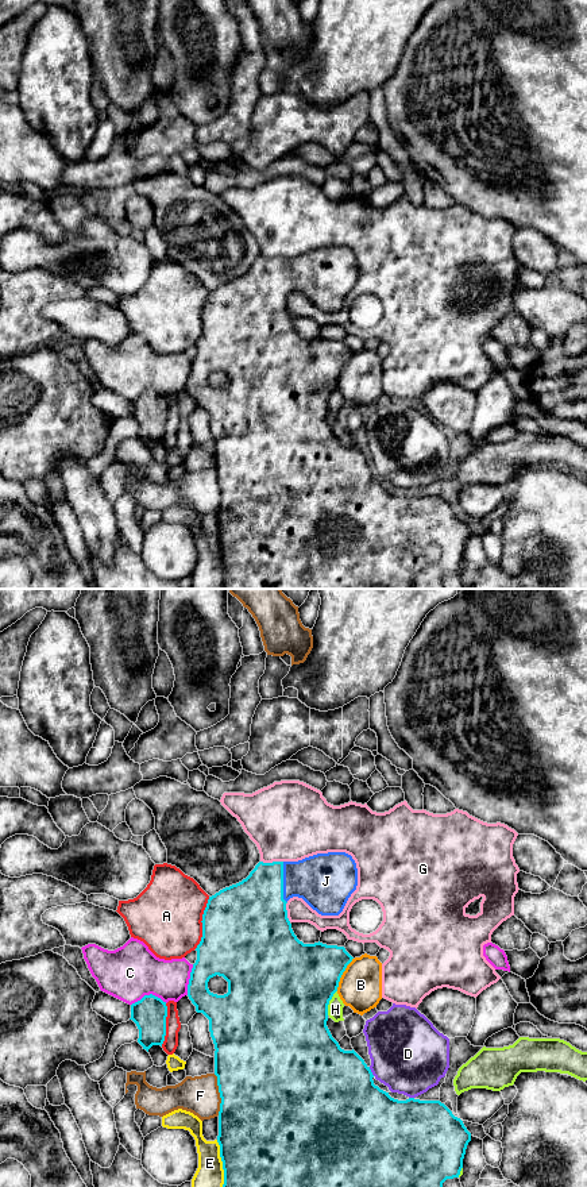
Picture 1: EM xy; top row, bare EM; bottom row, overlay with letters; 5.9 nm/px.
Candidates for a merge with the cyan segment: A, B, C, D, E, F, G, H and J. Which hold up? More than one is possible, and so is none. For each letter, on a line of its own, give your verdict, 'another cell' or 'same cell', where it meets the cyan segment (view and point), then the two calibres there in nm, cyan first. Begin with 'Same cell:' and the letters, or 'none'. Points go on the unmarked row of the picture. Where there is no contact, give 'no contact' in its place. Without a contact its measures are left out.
Same cell: J
A: another cell; meets cyan in xy at (201, 316); 500 nm thick on the cyan side, 420 nm on the other
B: another cell; meets cyan in xy at (342, 369); 420 nm thick on the cyan side, 260 nm on the other
C: another cell; meets cyan in xy at (150, 389); 200 nm thick on the cyan side, 320 nm on the other
D: another cell; meets cyan in xy at (370, 466); 480 nm thick on the cyan side, 460 nm on the other
E: another cell; meets cyan in xy at (223, 562); 500 nm thick on the cyan side, 190 nm on the other
F: another cell; meets cyan in xy at (220, 489); 500 nm thick on the cyan side, 220 nm on the other
G: another cell; meets cyan in xy at (273, 257); 300 nm thick on the cyan side, 460 nm on the other
H: another cell; meets cyan in xy at (328, 397); 500 nm thick on the cyan side, 100 nm on the other
J: same cell; meets cyan in xy at (282, 277); 400 nm thick on the cyan side, 340 nm on the other

